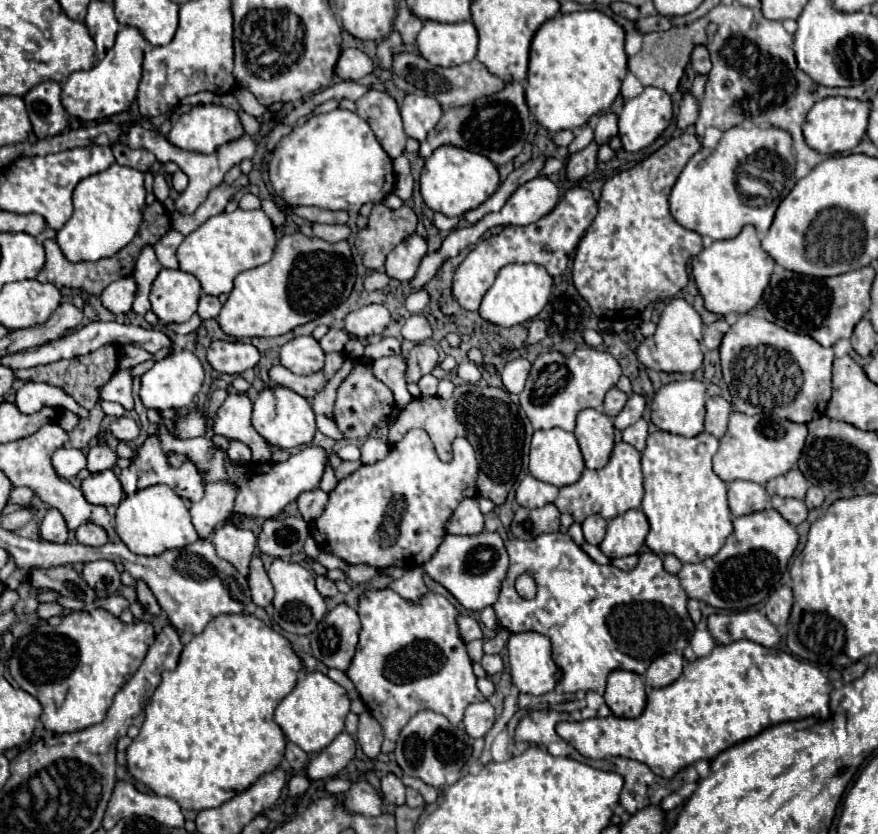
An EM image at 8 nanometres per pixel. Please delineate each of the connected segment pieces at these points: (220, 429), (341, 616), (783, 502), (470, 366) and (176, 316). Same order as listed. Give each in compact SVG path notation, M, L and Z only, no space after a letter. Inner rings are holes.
M232 392L224 400L224 404L218 408L212 430L218 436L226 438L236 438L252 450L252 460L254 462L270 462L272 448L268 448L268 442L254 430L252 422L252 402L246 394Z
M338 604L318 624L318 632L310 636L312 654L328 668L348 670L360 632L360 618L356 610L346 604Z
M774 496L772 498L772 508L780 512L780 516L784 520L788 520L792 526L798 526L800 522L806 520L808 516L808 508L802 500L792 500L792 498L780 498L780 496Z
M462 362L462 364L458 364L456 372L458 372L458 376L464 382L472 382L472 384L482 378L482 374L480 374L480 370L478 370L478 366L474 362Z
M160 270L152 284L152 312L162 322L186 322L198 308L200 282L182 270Z

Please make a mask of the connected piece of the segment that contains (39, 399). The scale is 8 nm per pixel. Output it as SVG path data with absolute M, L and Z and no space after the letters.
M26 382L18 392L16 392L16 406L22 414L34 414L42 410L44 406L50 408L68 408L78 412L82 418L88 416L86 410L80 410L80 406L60 388L54 388L44 382Z

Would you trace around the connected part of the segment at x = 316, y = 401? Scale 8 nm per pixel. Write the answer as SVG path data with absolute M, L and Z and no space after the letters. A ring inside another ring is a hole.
M348 358L344 362L344 366L328 380L328 386L324 386L324 390L320 390L320 394L316 394L314 398L310 398L310 406L316 414L326 414L328 418L332 418L332 410L334 410L334 398L336 398L336 388L338 384L346 378L346 374L352 370L352 360Z

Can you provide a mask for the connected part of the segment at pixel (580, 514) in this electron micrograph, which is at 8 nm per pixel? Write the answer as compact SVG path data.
M626 442L614 444L610 462L600 470L584 470L578 482L560 488L560 494L554 506L560 512L568 512L576 524L582 524L588 516L600 514L606 520L612 520L632 508L640 508L644 496L644 478L640 470L640 454Z

